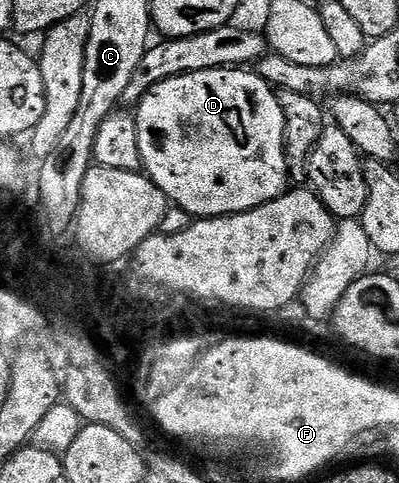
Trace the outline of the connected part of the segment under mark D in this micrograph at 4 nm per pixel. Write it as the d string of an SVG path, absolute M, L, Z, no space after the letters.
M226 68L223 70L204 70L194 74L175 76L171 80L163 80L143 96L143 100L135 108L137 127L139 128L139 152L144 173L160 188L170 203L180 206L194 219L222 218L225 214L242 214L248 210L259 208L271 200L284 194L291 179L287 160L285 159L285 121L283 108L279 108L278 91L268 86L259 75L249 68Z

